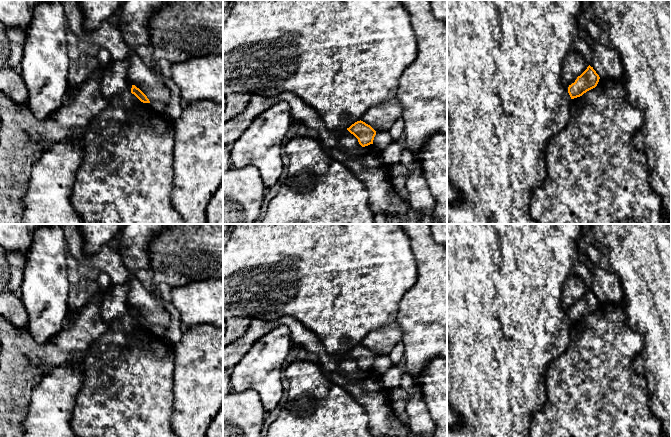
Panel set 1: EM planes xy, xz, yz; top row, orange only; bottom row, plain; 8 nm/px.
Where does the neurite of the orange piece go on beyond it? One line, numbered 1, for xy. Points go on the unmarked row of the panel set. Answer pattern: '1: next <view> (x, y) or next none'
1: next none

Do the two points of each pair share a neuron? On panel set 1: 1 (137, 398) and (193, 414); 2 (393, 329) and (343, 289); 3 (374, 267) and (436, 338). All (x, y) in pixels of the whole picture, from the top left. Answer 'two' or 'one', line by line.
1: two
2: two
3: two

